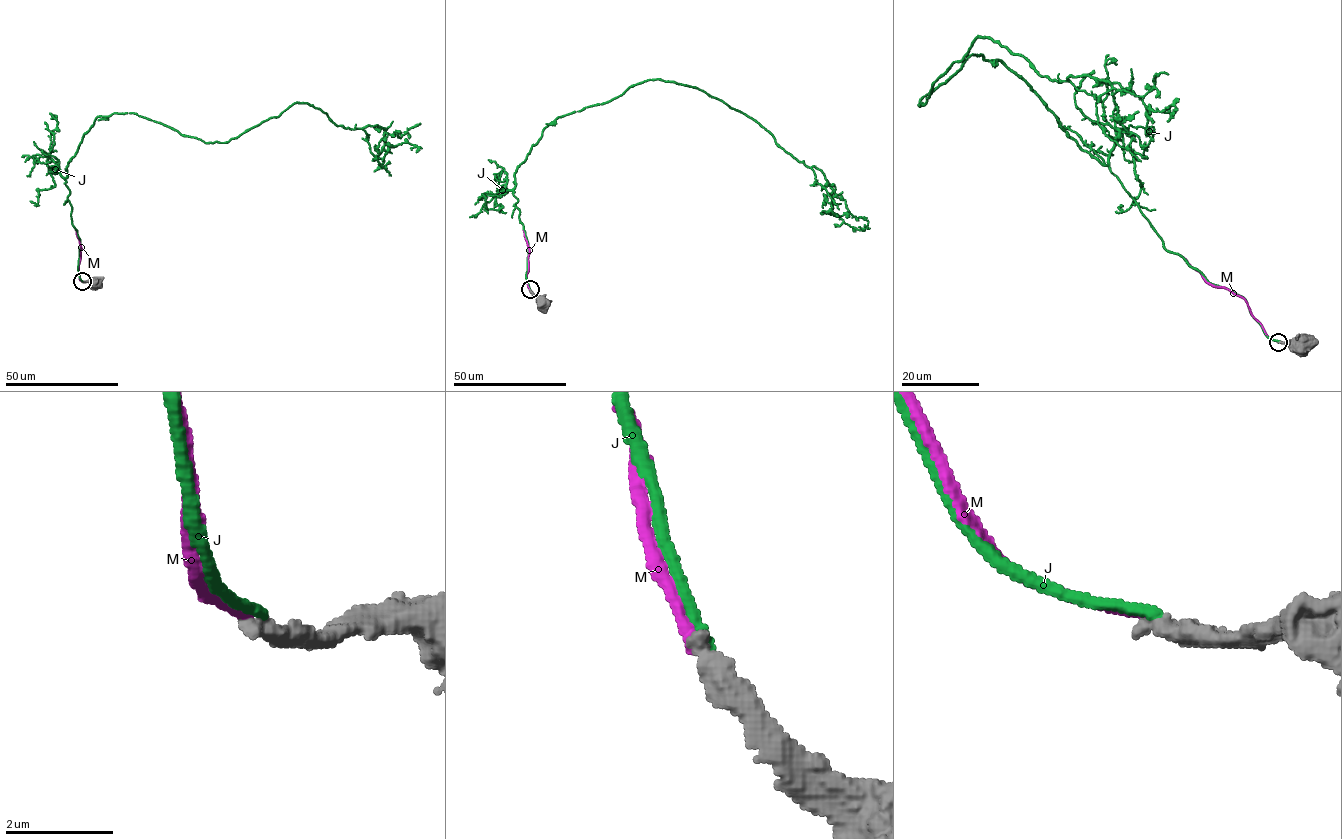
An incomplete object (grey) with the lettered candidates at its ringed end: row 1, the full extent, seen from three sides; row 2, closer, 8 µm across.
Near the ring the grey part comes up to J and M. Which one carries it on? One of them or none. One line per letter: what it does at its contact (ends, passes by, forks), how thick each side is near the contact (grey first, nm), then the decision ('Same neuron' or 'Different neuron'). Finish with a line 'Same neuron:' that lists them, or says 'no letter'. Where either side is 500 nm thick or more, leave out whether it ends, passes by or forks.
J: It ends there. Thickness 440 nm (grey) against 200 nm. Different neuron
M: It ends there. Thickness 400 nm (grey) against 220 nm. Different neuron
Same neuron: no letter

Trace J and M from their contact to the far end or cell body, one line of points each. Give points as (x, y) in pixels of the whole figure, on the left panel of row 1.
J: (82, 281), (64, 179), (98, 116), (135, 113), (226, 142), (306, 102), (416, 152)
M: (82, 281), (79, 271), (81, 248), (75, 229)

